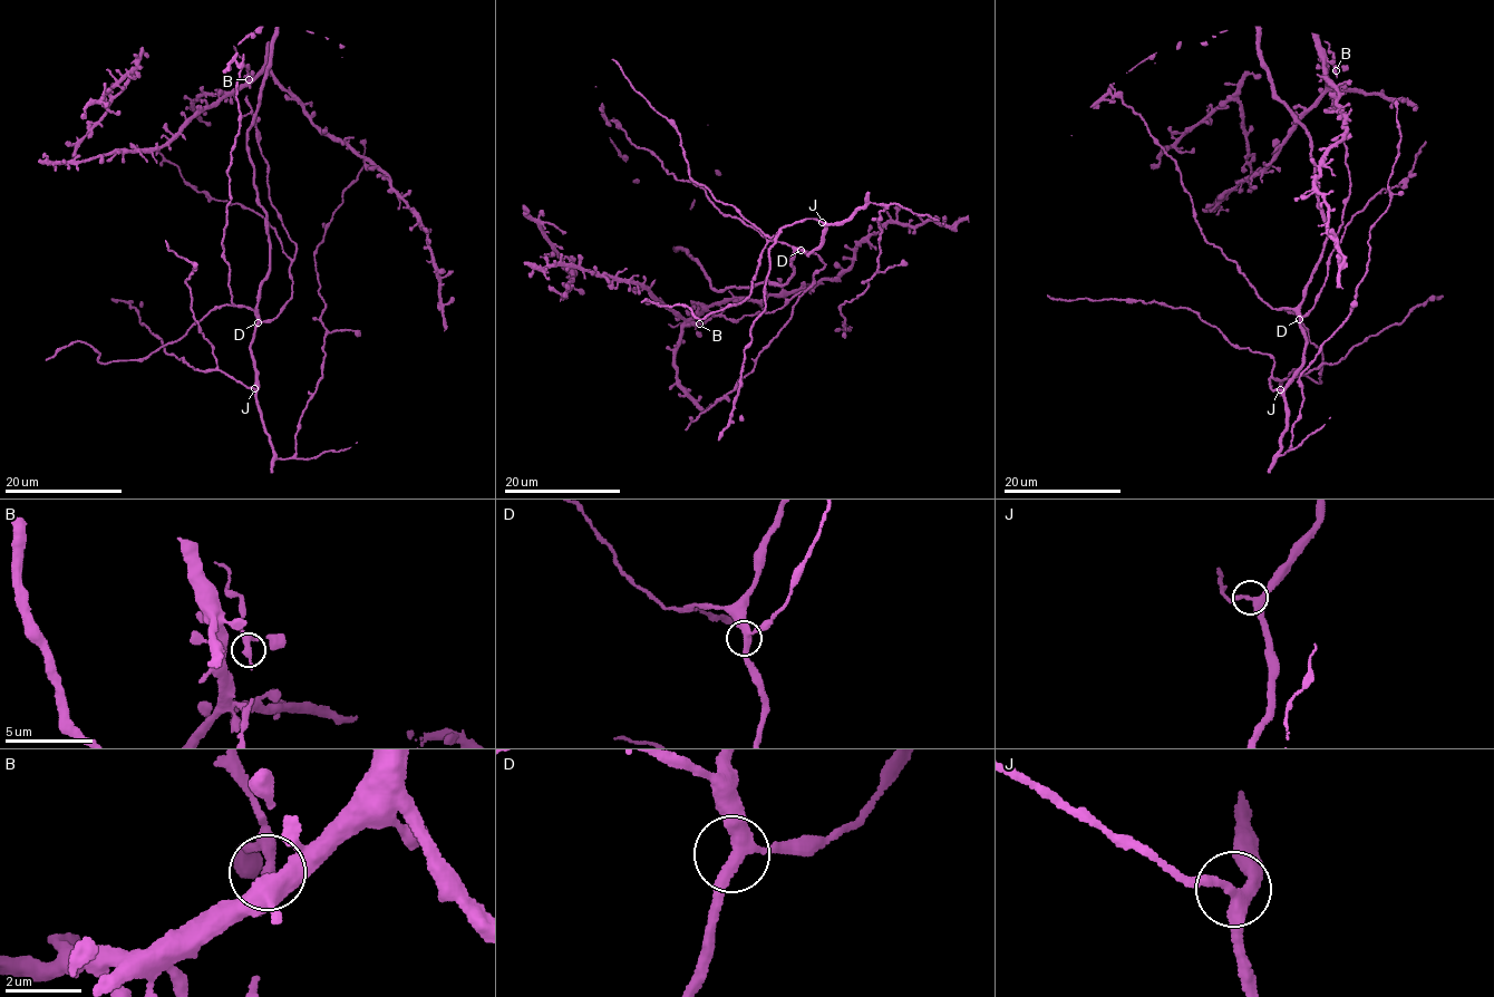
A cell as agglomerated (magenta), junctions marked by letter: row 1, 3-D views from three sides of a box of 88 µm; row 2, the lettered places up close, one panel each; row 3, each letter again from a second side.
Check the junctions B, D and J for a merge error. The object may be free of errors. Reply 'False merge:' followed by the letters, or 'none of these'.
False merge: none of these

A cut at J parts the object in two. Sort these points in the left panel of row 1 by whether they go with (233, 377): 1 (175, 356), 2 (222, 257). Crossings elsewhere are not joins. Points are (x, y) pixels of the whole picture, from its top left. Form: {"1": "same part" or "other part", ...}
{"1": "same part", "2": "other part"}

